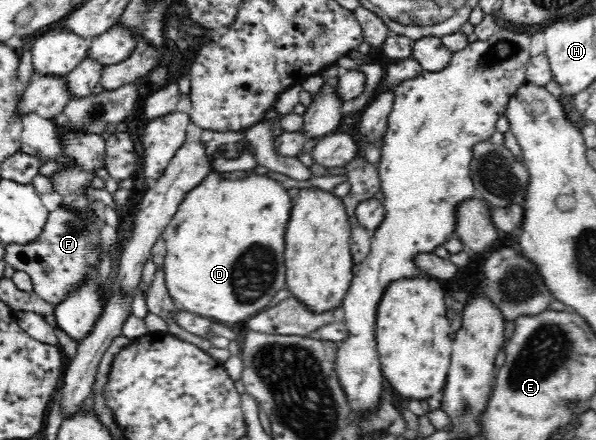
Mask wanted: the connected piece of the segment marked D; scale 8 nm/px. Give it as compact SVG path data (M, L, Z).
M212 171L187 192L160 238L165 242L164 278L179 310L212 318L221 324L245 322L267 309L273 295L287 289L285 283L285 229L292 198L281 182L256 173Z

